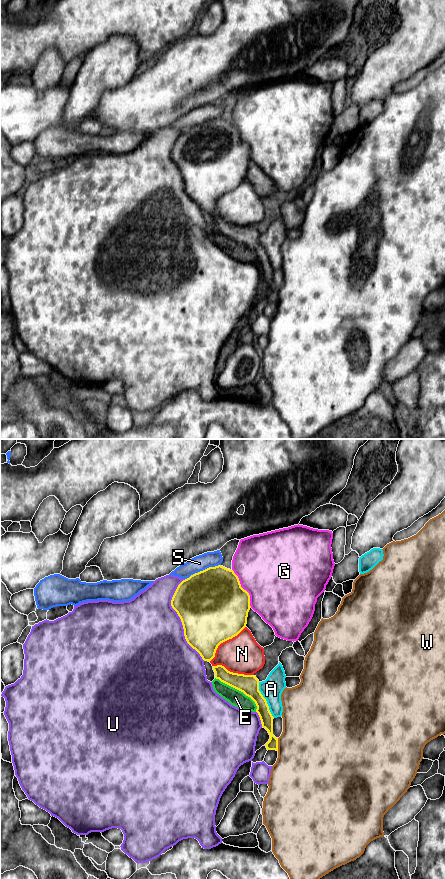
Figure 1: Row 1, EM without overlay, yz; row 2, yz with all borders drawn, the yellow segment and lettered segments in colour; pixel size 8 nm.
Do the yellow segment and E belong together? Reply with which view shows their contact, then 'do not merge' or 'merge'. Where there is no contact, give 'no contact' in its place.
contact in yz; do not merge

